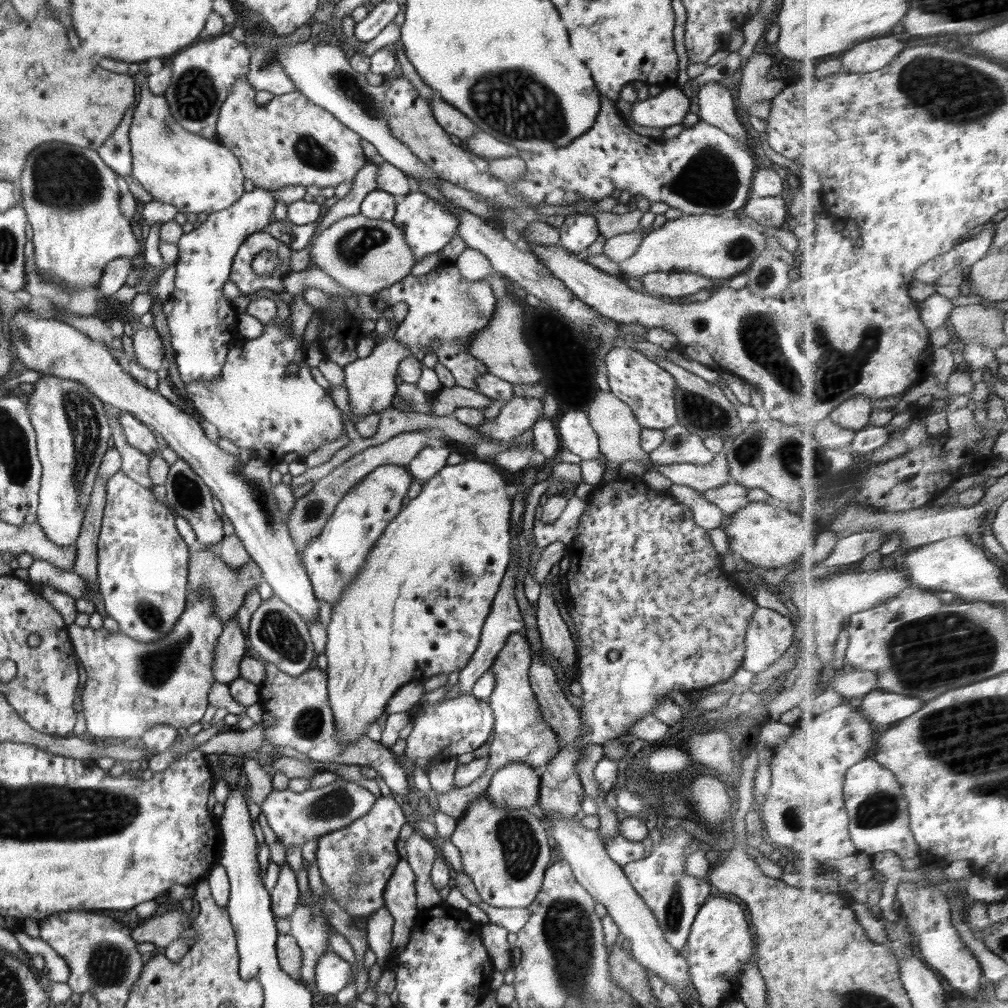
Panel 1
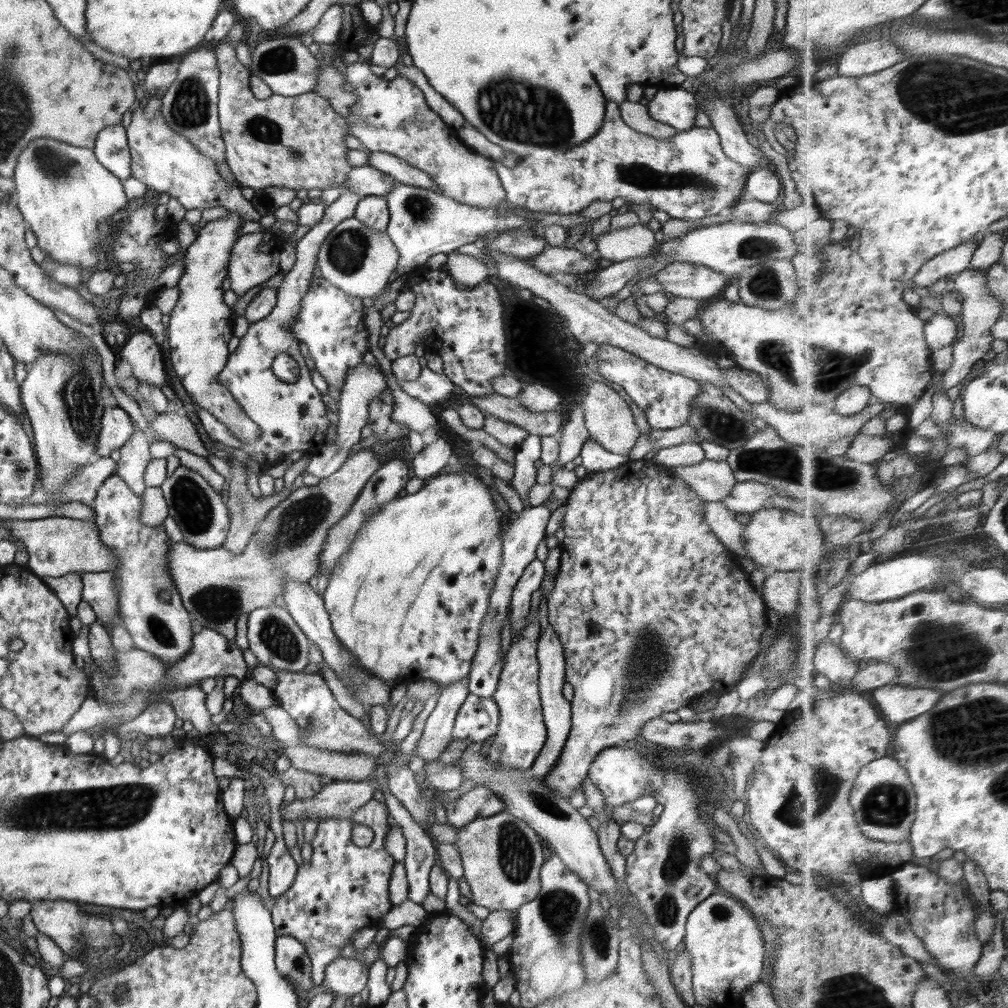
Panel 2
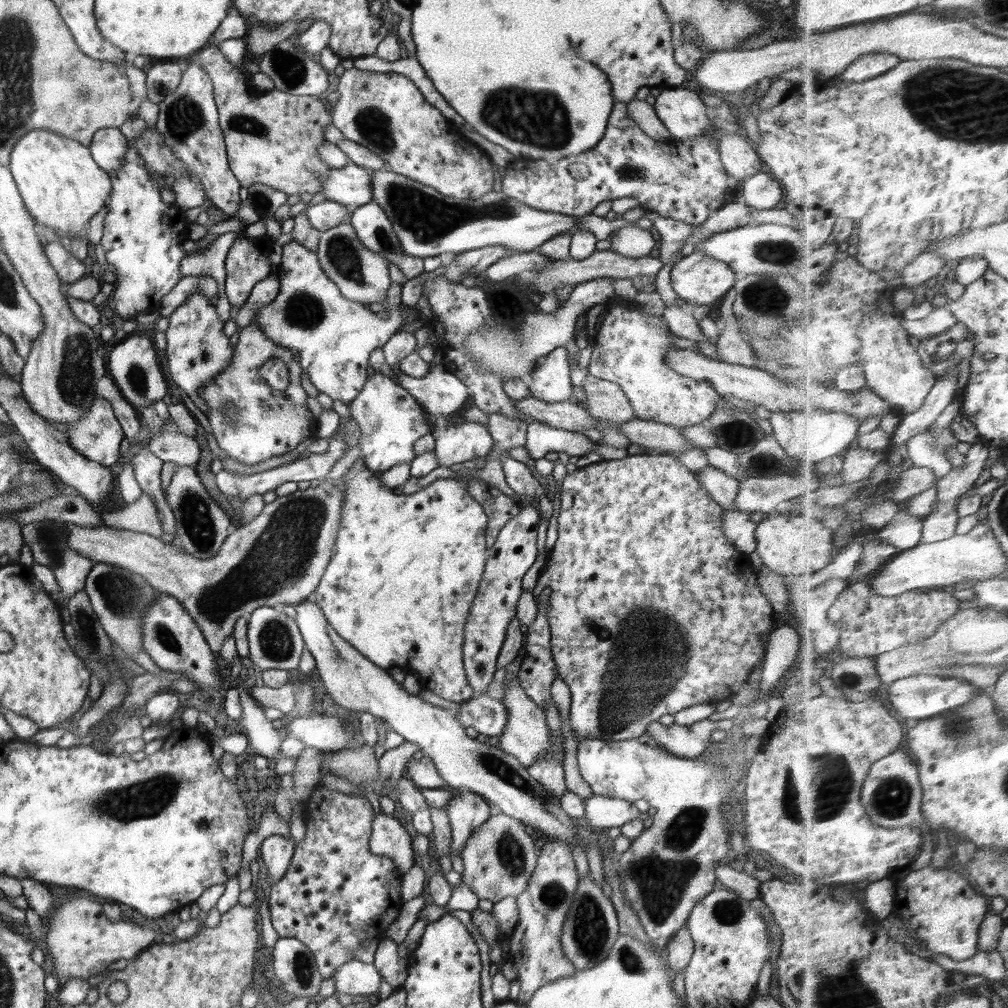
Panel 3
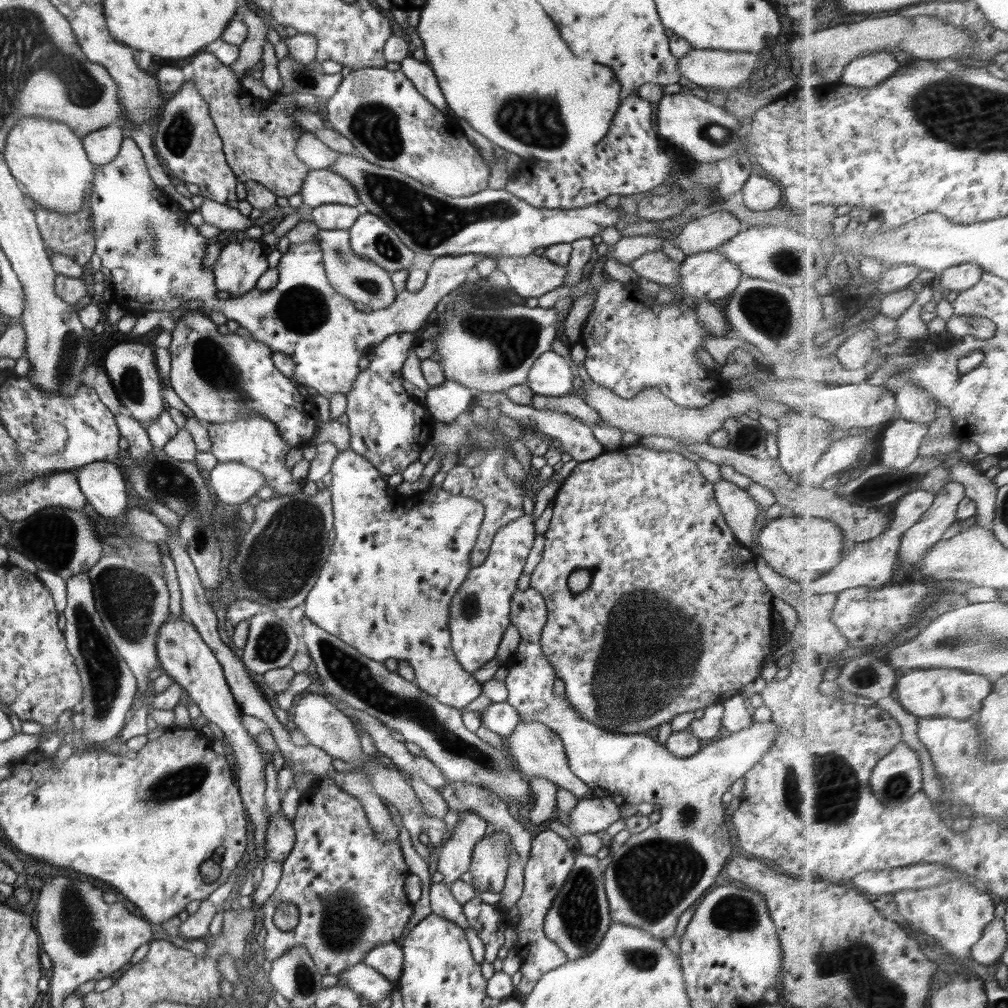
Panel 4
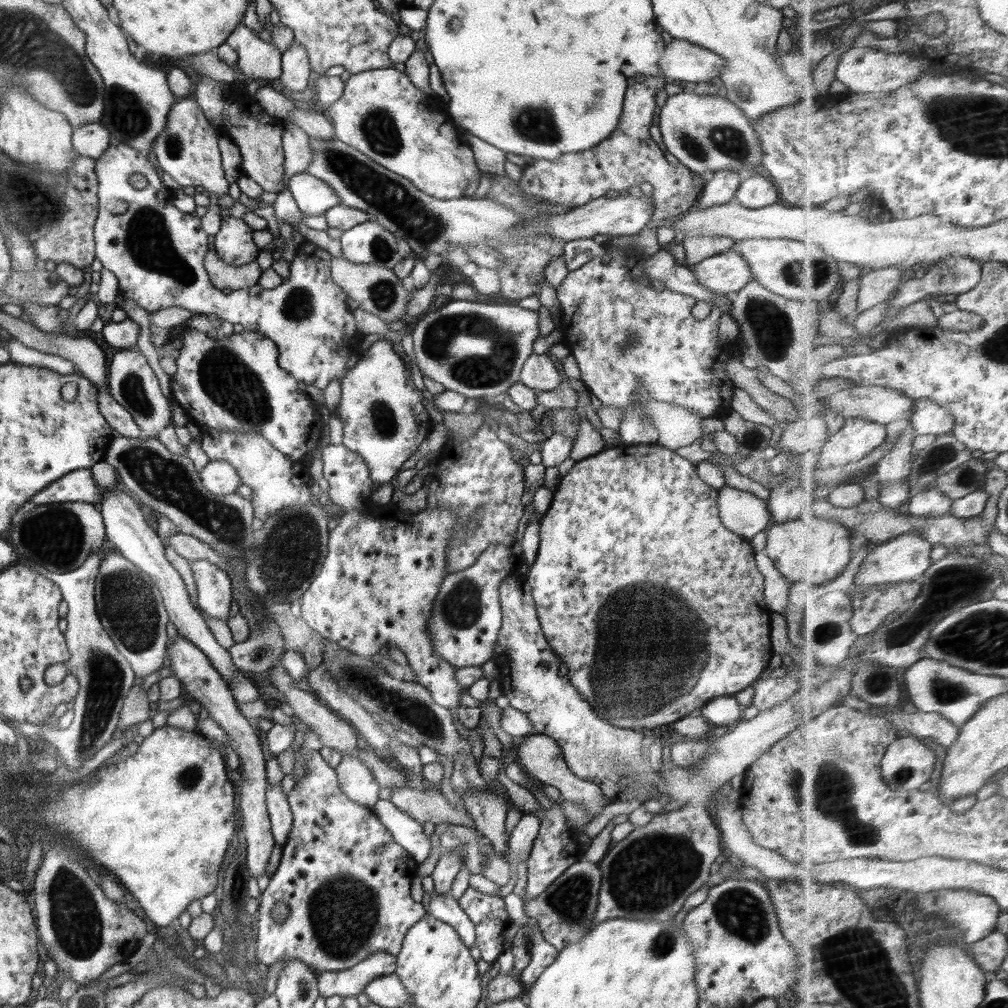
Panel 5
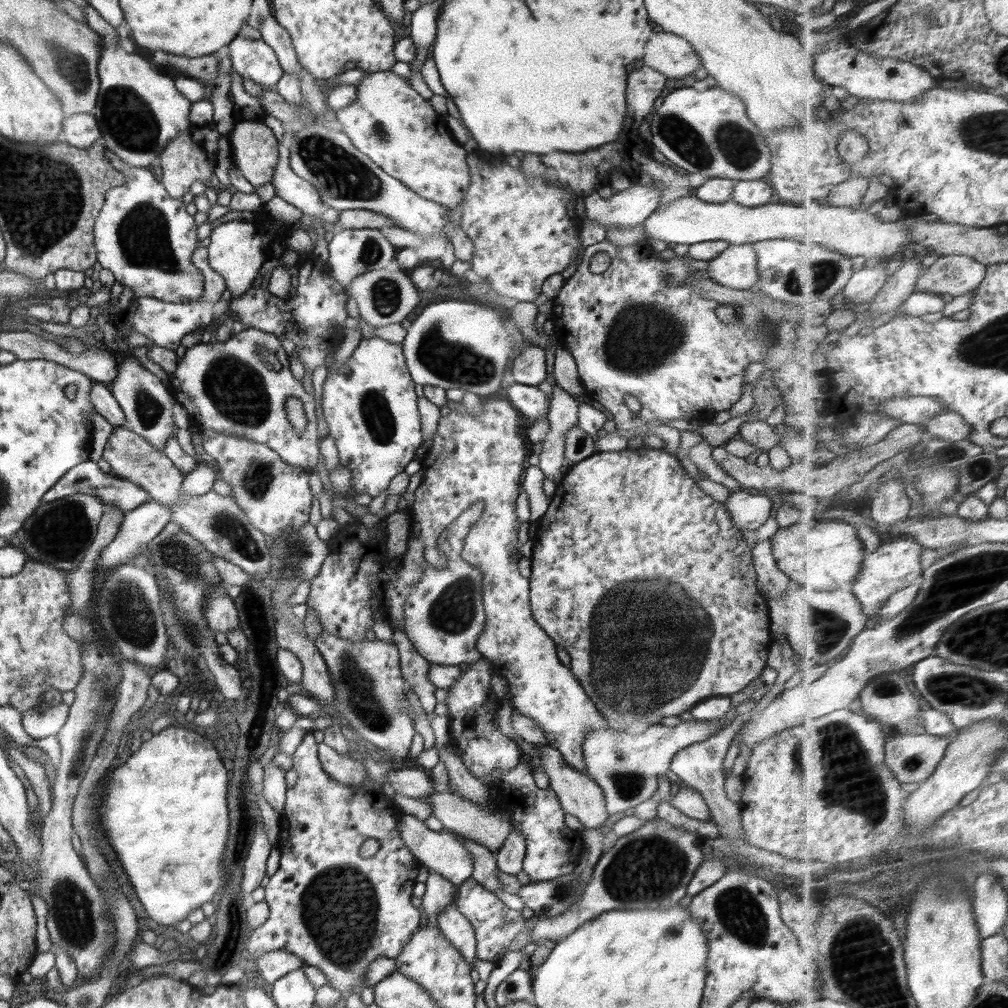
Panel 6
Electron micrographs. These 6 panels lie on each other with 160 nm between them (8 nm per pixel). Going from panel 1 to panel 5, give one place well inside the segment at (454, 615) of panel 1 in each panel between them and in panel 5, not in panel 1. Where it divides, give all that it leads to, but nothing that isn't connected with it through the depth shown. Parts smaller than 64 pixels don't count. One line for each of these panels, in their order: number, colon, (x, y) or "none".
2: (407, 600)
3: (399, 587)
4: (394, 567)
5: (384, 566)

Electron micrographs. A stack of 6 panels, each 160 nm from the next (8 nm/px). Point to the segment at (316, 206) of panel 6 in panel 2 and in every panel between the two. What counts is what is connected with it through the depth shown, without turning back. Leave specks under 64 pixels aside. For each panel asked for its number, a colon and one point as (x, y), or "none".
2: (366, 180)
3: (352, 184)
4: (323, 186)
5: (314, 197)

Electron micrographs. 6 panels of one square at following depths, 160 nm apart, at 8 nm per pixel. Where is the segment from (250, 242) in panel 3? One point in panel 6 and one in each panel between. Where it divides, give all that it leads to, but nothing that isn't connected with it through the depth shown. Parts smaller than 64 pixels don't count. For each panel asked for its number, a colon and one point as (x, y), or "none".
4: (238, 268)
5: (221, 275)
6: (164, 323)

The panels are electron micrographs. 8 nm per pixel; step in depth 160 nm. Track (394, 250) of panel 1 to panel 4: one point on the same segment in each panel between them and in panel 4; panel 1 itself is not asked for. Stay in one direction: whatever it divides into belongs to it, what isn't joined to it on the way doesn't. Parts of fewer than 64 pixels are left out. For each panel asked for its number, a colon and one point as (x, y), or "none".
2: (359, 260)
3: (360, 275)
4: (360, 280)

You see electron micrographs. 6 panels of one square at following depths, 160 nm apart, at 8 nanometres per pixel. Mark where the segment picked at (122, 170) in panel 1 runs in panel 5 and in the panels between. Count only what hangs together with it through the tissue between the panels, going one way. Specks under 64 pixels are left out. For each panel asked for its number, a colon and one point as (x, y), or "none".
2: (111, 149)
3: (108, 147)
4: (101, 146)
5: (91, 140)

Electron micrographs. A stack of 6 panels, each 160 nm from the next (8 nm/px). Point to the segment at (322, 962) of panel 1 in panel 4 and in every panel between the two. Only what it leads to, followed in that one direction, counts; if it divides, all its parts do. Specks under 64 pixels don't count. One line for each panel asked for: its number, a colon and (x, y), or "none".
2: (346, 976)
3: (355, 978)
4: (362, 980)

